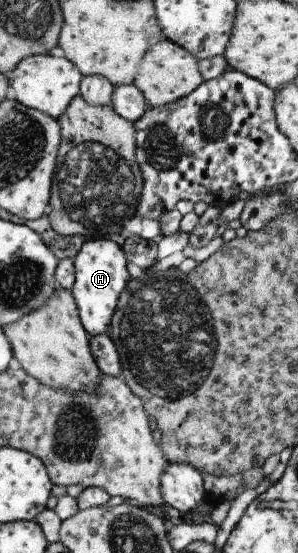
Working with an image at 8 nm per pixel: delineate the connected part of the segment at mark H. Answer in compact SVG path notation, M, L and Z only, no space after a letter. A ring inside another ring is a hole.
M85 239L73 258L74 280L69 288L73 296L78 318L88 334L106 333L115 302L130 277L126 271L124 253L109 239Z

